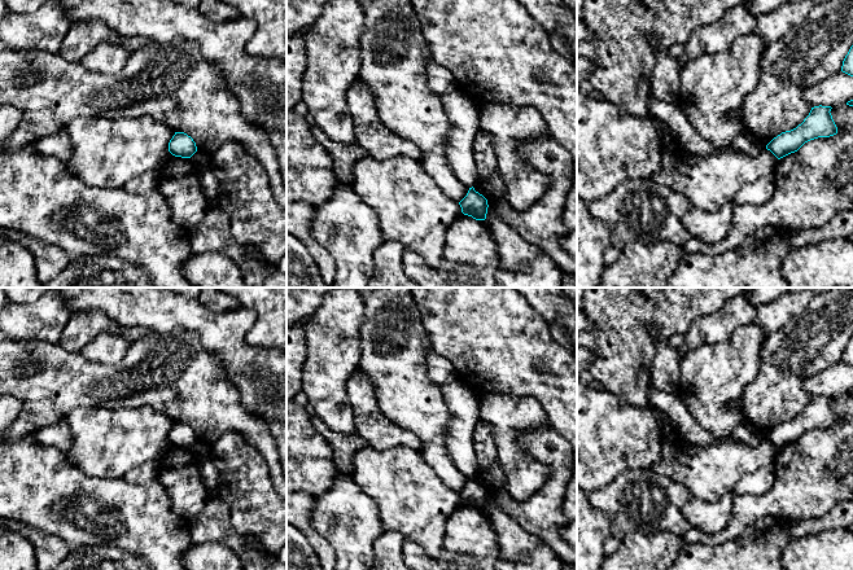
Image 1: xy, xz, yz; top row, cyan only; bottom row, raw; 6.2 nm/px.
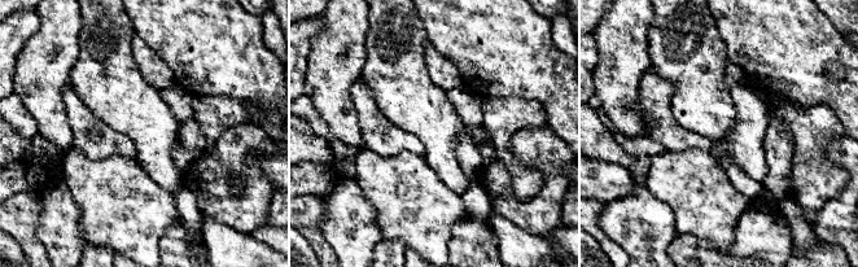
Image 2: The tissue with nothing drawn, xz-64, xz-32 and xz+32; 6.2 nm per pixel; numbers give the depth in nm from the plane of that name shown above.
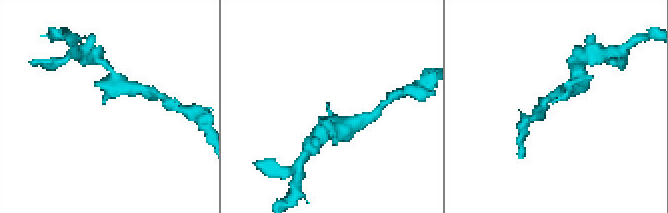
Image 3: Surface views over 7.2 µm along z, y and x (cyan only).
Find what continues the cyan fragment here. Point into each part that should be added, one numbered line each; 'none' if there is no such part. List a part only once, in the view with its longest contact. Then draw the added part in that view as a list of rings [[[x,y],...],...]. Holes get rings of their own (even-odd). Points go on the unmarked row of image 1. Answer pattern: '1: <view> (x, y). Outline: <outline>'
none

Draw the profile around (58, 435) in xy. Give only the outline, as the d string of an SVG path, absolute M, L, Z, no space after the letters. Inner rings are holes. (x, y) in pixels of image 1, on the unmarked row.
M64 418L54 425L45 426L32 434L34 440L45 447L61 451L66 457L74 442L70 425Z

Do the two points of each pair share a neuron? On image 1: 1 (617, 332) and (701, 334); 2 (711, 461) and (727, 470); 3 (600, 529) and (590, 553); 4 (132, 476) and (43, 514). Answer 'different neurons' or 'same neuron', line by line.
1: different neurons
2: same neuron
3: same neuron
4: different neurons

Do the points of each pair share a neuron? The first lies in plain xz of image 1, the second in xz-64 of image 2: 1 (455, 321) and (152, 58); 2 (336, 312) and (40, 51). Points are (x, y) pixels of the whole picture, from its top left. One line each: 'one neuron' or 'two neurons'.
1: two neurons
2: one neuron

